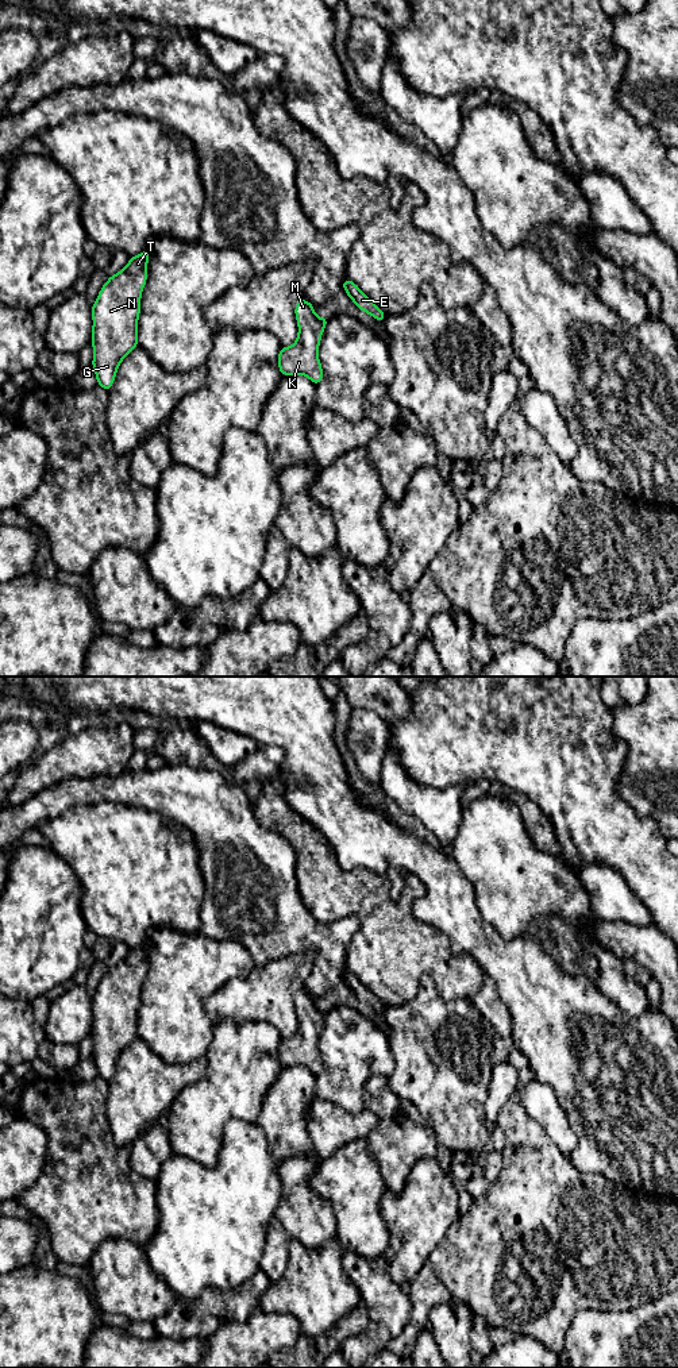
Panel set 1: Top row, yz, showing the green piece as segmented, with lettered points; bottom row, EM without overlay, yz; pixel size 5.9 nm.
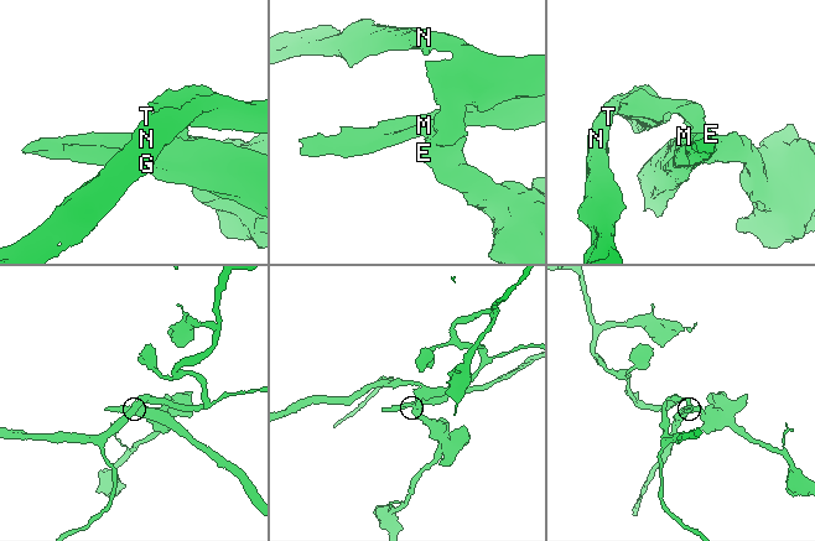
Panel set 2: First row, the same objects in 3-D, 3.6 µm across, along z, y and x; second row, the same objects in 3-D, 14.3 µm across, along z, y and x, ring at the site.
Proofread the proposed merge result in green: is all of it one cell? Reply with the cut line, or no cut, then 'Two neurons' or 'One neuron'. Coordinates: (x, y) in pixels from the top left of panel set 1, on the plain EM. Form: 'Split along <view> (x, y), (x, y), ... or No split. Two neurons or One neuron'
Split along yz (318, 1010), (324, 1016). Two neurons

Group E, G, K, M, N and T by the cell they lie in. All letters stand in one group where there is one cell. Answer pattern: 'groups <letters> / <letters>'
groups E G N T / K M

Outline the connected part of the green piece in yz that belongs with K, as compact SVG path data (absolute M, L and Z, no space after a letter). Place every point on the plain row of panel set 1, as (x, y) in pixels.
M305 990L296 995L294 1005L298 1013L298 1028L293 1037L281 1038L278 1059L282 1067L304 1066L317 1076L323 1072L317 1040L325 1016L316 1009L313 997Z

